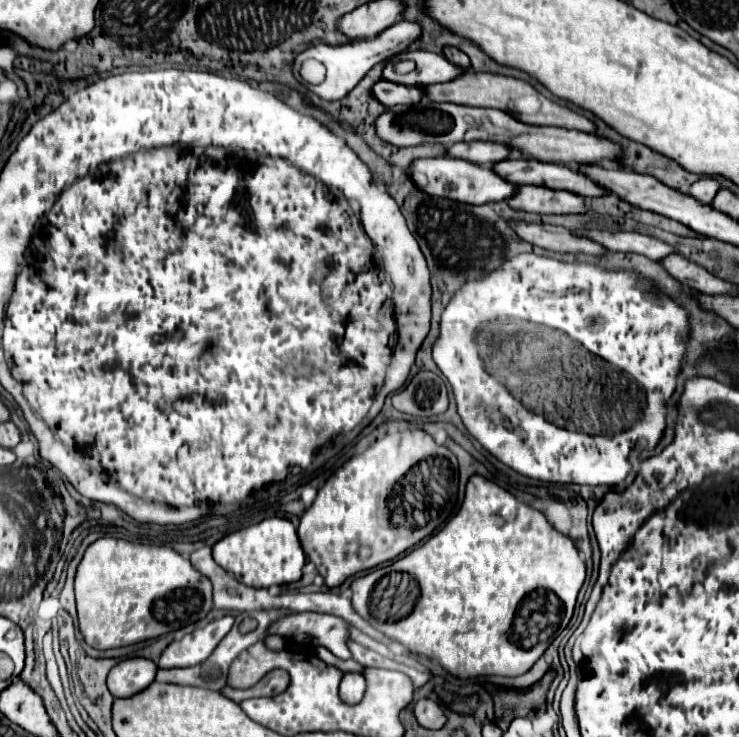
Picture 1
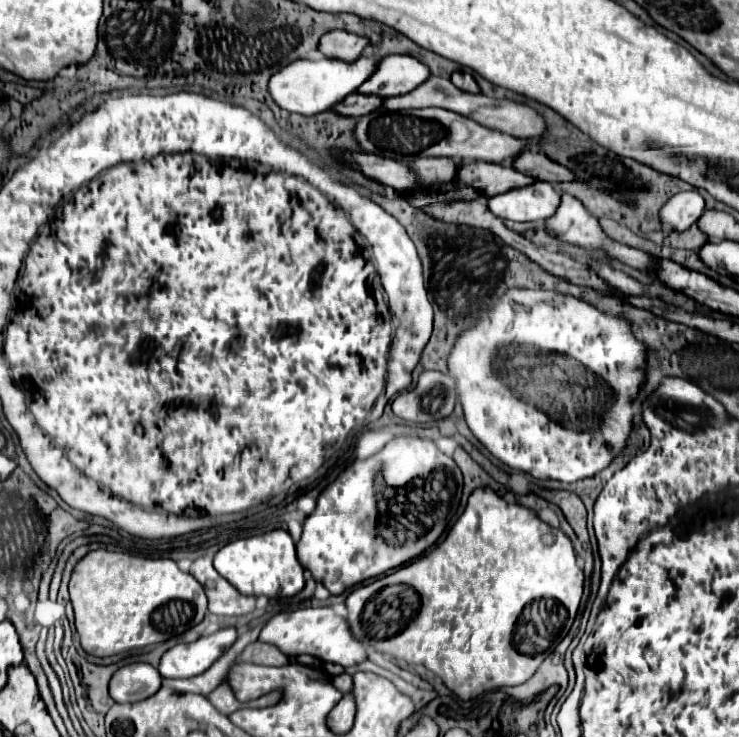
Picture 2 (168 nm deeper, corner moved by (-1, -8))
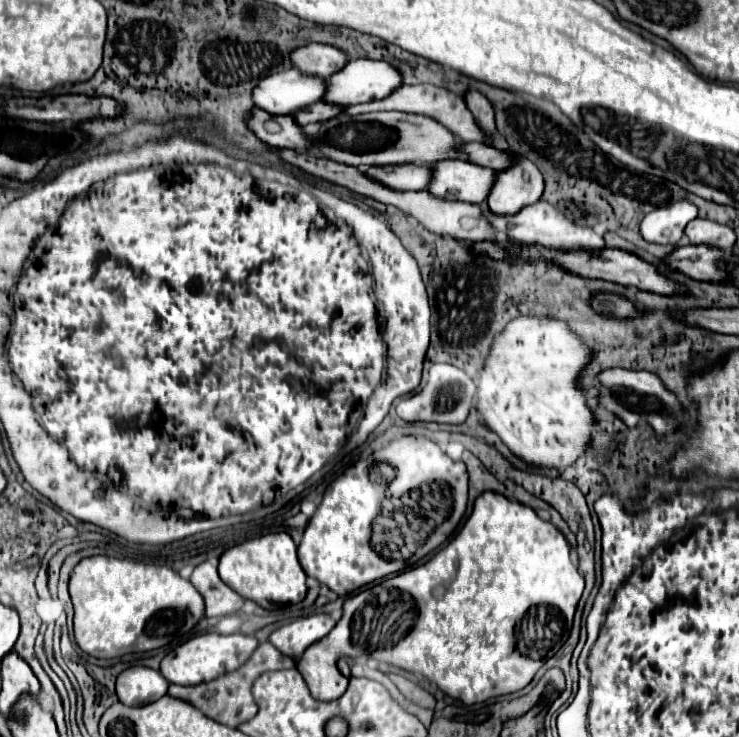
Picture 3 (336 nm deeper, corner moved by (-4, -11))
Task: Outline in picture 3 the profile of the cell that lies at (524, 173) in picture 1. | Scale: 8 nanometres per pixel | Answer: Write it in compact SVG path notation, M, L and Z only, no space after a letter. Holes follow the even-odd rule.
M440 160L432 164L428 192L440 200L482 204L492 188L496 172L466 160Z

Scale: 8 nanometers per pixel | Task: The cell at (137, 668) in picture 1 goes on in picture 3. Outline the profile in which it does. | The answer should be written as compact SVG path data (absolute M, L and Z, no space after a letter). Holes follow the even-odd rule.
M146 666L126 668L116 680L116 694L126 706L142 706L162 698L168 690L164 676Z

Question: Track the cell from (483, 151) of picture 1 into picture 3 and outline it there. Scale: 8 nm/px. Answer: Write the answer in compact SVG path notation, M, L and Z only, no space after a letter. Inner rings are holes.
M400 164L400 166L384 166L384 168L368 168L368 178L394 188L398 192L410 192L410 190L424 190L430 180L430 168L428 166L416 166L416 164Z

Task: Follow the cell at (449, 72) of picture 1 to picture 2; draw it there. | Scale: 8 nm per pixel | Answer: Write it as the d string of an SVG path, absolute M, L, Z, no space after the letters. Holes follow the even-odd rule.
M389 55L381 59L381 65L377 65L377 73L373 73L373 77L369 77L369 81L365 81L365 85L361 85L361 89L357 91L387 99L417 89L429 77L429 67L417 61L415 57Z

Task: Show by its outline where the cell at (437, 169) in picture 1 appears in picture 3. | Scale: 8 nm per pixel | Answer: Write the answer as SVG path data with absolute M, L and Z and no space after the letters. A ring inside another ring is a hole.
M252 108L246 124L268 146L292 148L292 150L310 148L310 142L306 140L306 136L302 134L292 116L274 116L260 108Z

